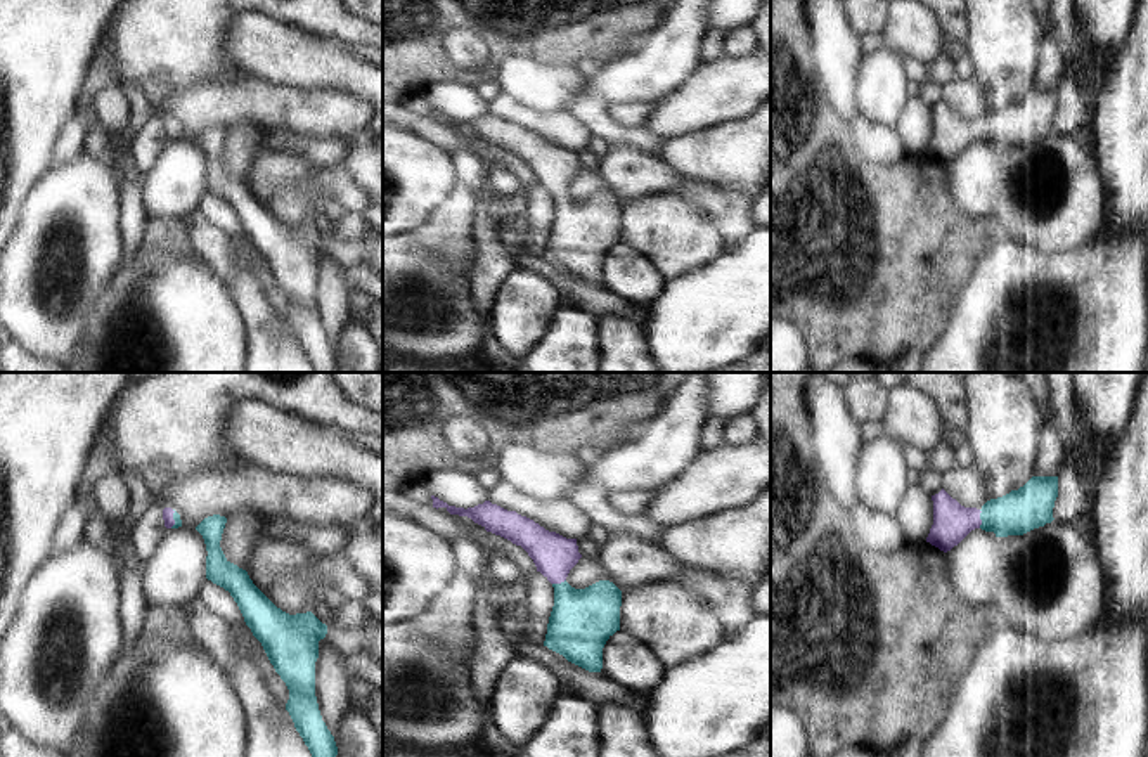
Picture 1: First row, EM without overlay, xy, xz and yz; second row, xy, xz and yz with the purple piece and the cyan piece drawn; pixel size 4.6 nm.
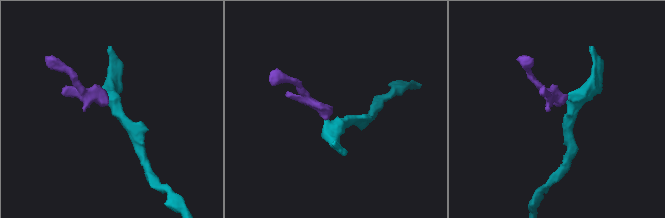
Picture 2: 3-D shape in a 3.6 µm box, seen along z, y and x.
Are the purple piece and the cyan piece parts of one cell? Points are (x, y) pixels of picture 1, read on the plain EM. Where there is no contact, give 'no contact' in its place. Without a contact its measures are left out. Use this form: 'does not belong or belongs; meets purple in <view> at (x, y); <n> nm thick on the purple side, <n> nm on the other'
belongs; meets purple in yz at (979, 130); 180 nm thick on the purple side, 200 nm on the other

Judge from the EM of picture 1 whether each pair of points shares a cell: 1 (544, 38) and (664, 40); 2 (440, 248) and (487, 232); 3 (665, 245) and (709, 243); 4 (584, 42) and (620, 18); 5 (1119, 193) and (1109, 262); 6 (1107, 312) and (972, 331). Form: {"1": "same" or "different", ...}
{"1": "different", "2": "different", "3": "same", "4": "same", "5": "different", "6": "same"}

